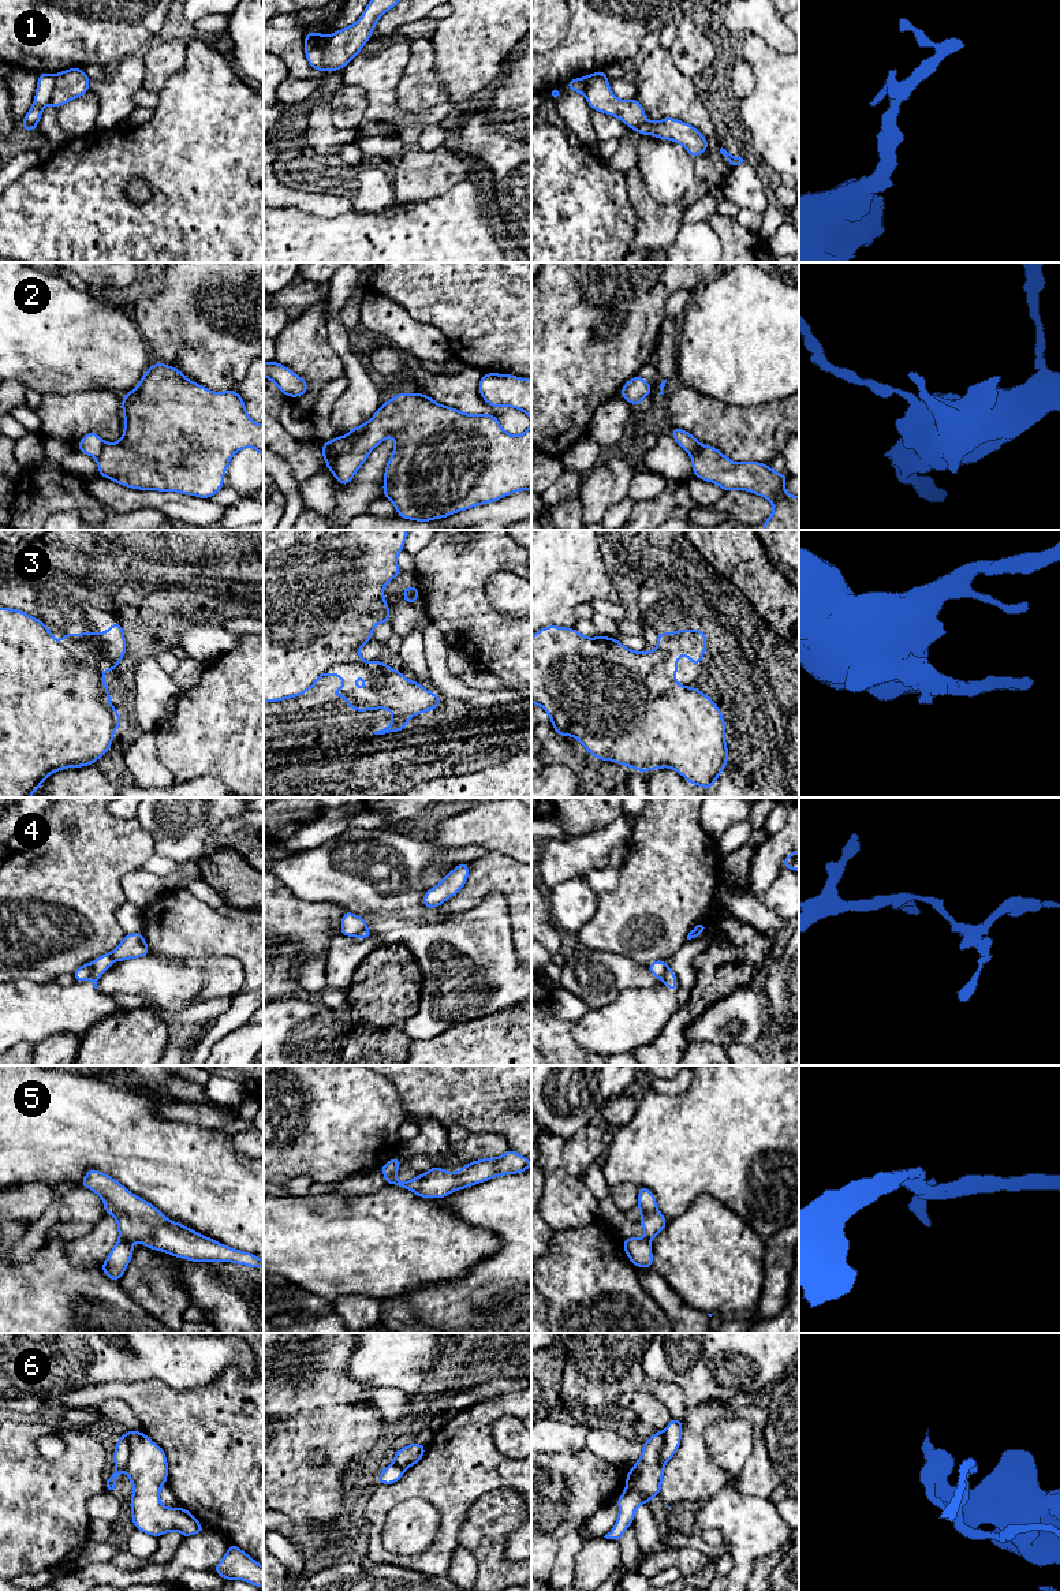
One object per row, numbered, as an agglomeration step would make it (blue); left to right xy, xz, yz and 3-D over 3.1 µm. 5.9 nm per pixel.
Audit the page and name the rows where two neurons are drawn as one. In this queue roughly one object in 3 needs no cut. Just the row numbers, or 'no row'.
1, 2, 3, 4, 5, 6

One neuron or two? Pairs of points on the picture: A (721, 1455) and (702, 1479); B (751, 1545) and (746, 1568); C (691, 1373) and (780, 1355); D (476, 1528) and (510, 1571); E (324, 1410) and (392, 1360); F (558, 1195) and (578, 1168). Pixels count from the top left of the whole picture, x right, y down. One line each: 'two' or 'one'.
A: two
B: one
C: one
D: one
E: two
F: two

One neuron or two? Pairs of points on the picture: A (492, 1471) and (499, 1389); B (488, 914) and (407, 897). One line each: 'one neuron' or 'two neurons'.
A: two neurons
B: one neuron

